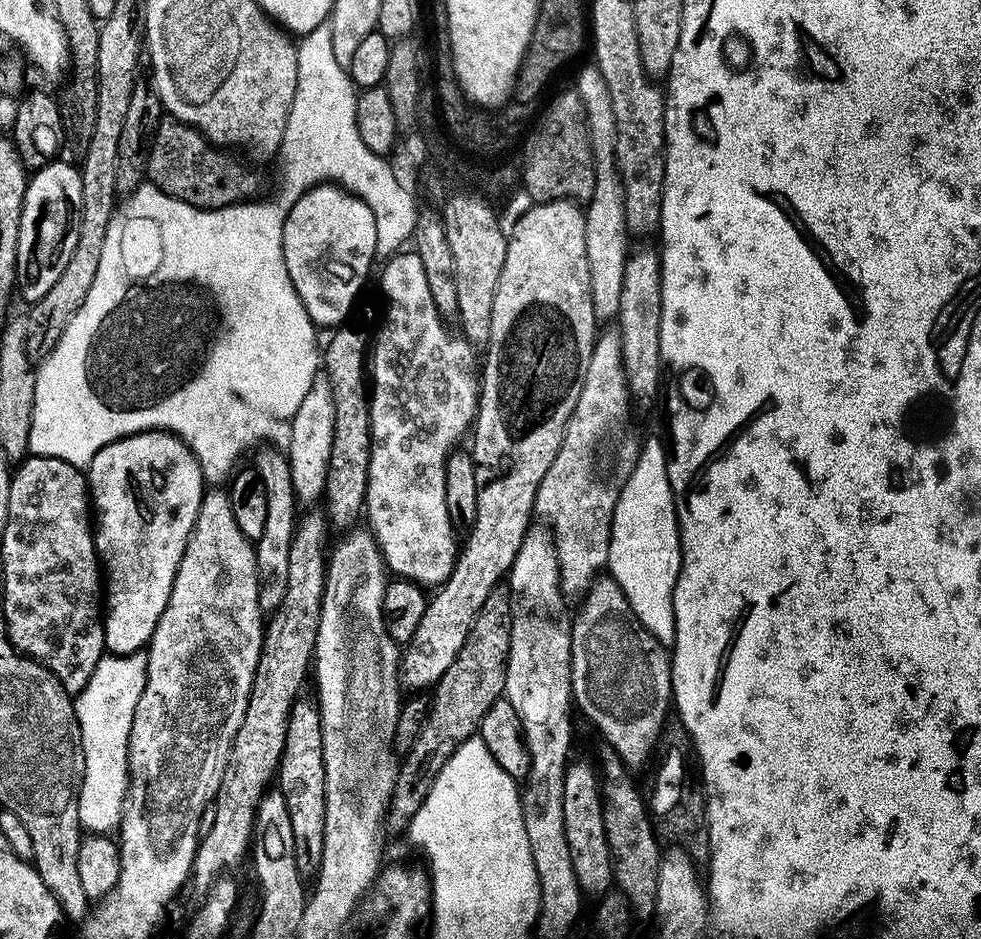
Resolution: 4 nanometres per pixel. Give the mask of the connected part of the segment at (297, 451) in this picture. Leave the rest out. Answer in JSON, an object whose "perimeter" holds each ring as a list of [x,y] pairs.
{"perimeter":[[[317,378],[310,390],[306,390],[298,406],[298,414],[294,414],[286,432],[286,455],[296,499],[304,506],[317,505],[324,494],[326,474],[330,470],[330,450],[334,447],[334,394],[327,378]]]}

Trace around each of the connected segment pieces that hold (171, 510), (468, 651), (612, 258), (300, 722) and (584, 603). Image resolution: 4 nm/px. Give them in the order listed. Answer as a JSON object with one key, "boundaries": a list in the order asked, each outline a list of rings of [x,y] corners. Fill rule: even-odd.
{"boundaries":[[[[136,432],[102,446],[87,465],[86,479],[91,507],[95,515],[100,515],[100,521],[97,519],[94,524],[94,535],[96,555],[106,577],[104,646],[111,655],[128,656],[147,649],[158,618],[162,618],[162,610],[170,602],[170,590],[206,491],[204,469],[184,441],[171,432]]],[[[498,586],[490,590],[486,602],[482,602],[482,610],[478,610],[478,618],[474,618],[474,626],[470,626],[470,634],[466,634],[466,642],[462,650],[458,650],[458,658],[450,662],[450,670],[446,670],[446,674],[442,674],[434,686],[431,693],[432,709],[408,757],[403,757],[394,794],[388,804],[386,828],[389,833],[403,833],[407,829],[414,814],[418,814],[422,802],[426,802],[426,794],[430,794],[432,783],[438,778],[442,766],[446,766],[462,742],[479,733],[482,714],[486,714],[486,710],[490,710],[490,706],[494,706],[494,702],[504,696],[511,625],[512,595],[508,593],[507,587]]],[[[595,66],[582,69],[576,76],[574,87],[584,103],[596,163],[594,194],[586,201],[586,254],[590,262],[592,301],[597,317],[601,321],[611,321],[618,310],[618,297],[622,294],[622,270],[630,251],[630,234],[624,222],[624,191],[614,154],[614,109],[610,107],[610,90],[606,90],[606,82]]],[[[305,698],[297,699],[288,715],[286,730],[286,746],[282,750],[280,770],[276,774],[275,783],[282,798],[286,798],[286,810],[290,810],[290,827],[294,829],[294,858],[298,862],[300,877],[305,882],[315,881],[322,866],[322,846],[326,842],[326,758],[322,750],[322,726],[320,725],[320,709]]],[[[604,574],[593,580],[592,585],[588,587],[582,599],[579,601],[580,613],[575,613],[574,619],[571,621],[572,626],[572,698],[577,709],[584,711],[584,716],[604,735],[603,743],[614,749],[618,754],[618,758],[629,769],[637,770],[652,756],[652,751],[657,751],[660,742],[660,733],[663,732],[666,721],[669,719],[670,709],[673,707],[672,699],[672,661],[670,652],[665,645],[661,644],[660,639],[654,634],[650,634],[650,630],[646,630],[637,620],[634,610],[630,606],[630,602],[622,594],[622,586],[618,586],[618,582],[612,579],[611,575]]]]}

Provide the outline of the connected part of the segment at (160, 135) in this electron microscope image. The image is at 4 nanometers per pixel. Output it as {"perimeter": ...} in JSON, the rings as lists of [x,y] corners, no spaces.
{"perimeter":[[[164,114],[152,139],[146,176],[155,188],[170,198],[195,208],[225,208],[251,201],[259,193],[256,192],[260,188],[259,174],[247,168],[239,158],[239,155],[212,144],[197,128]]]}

